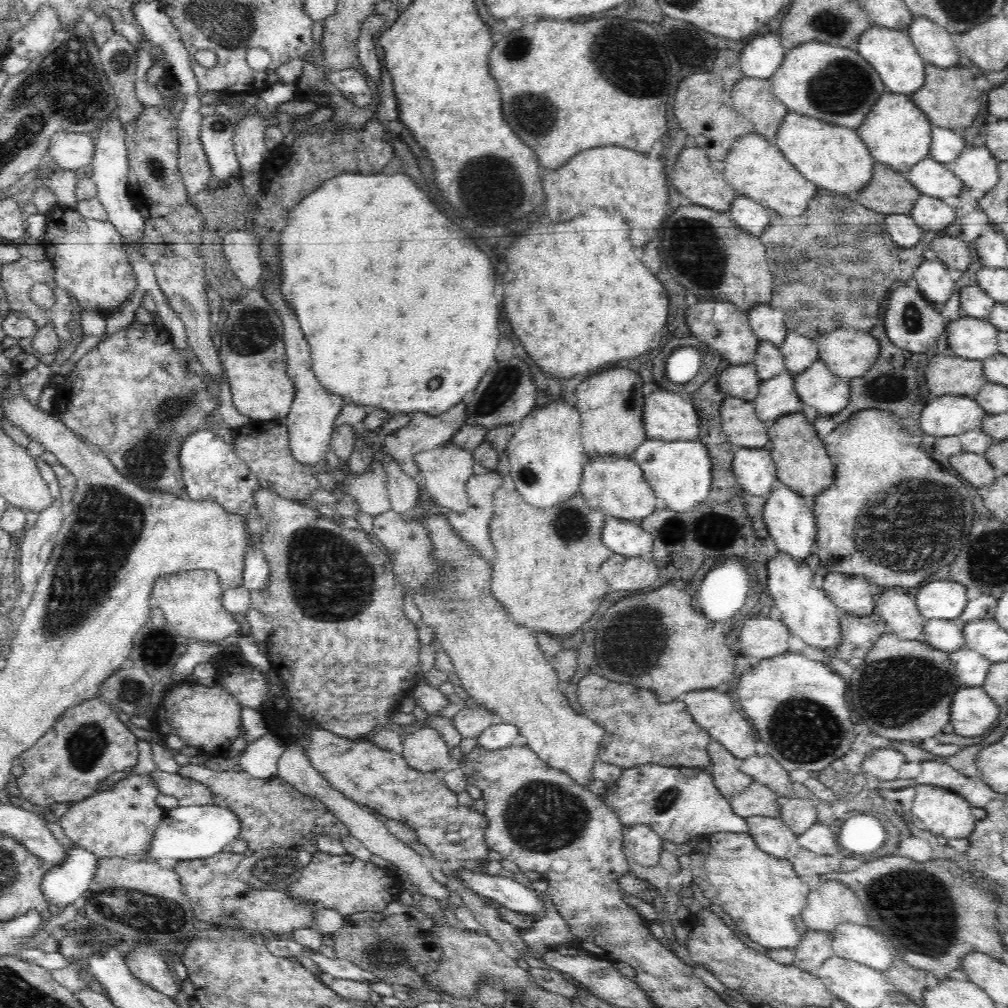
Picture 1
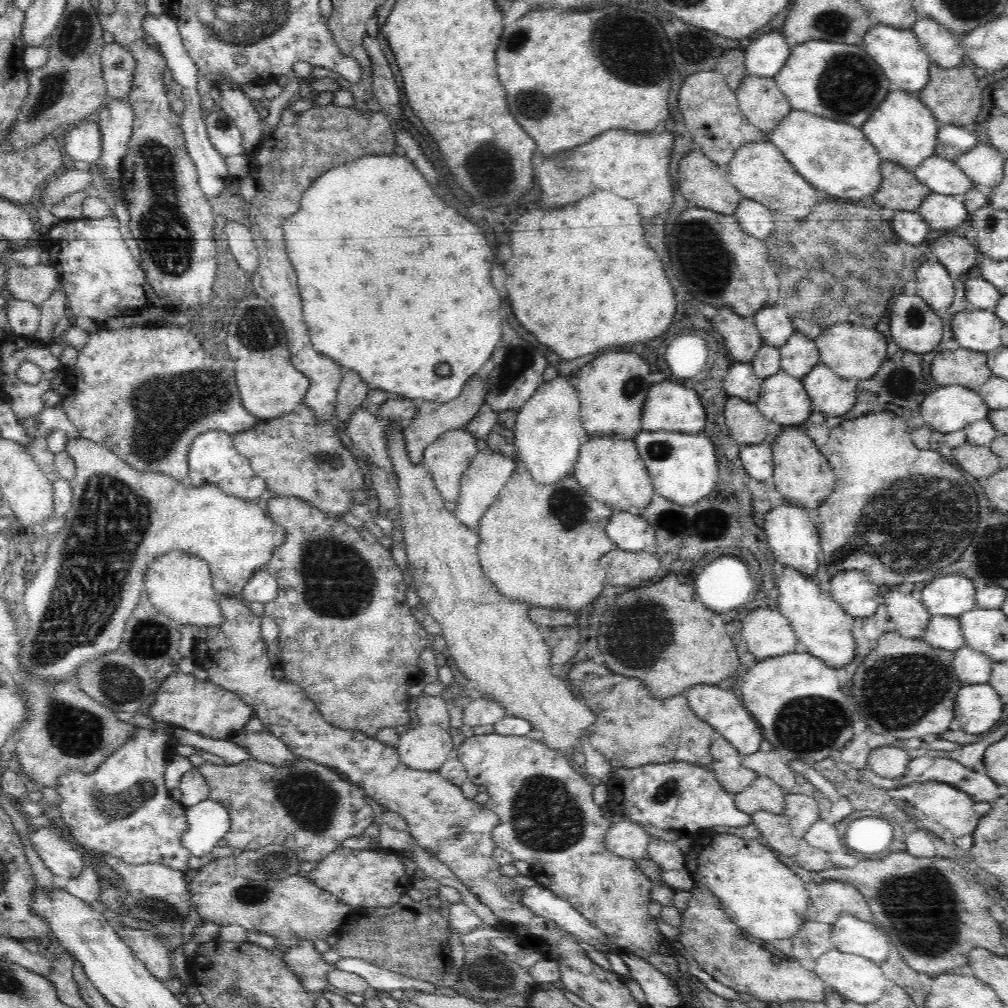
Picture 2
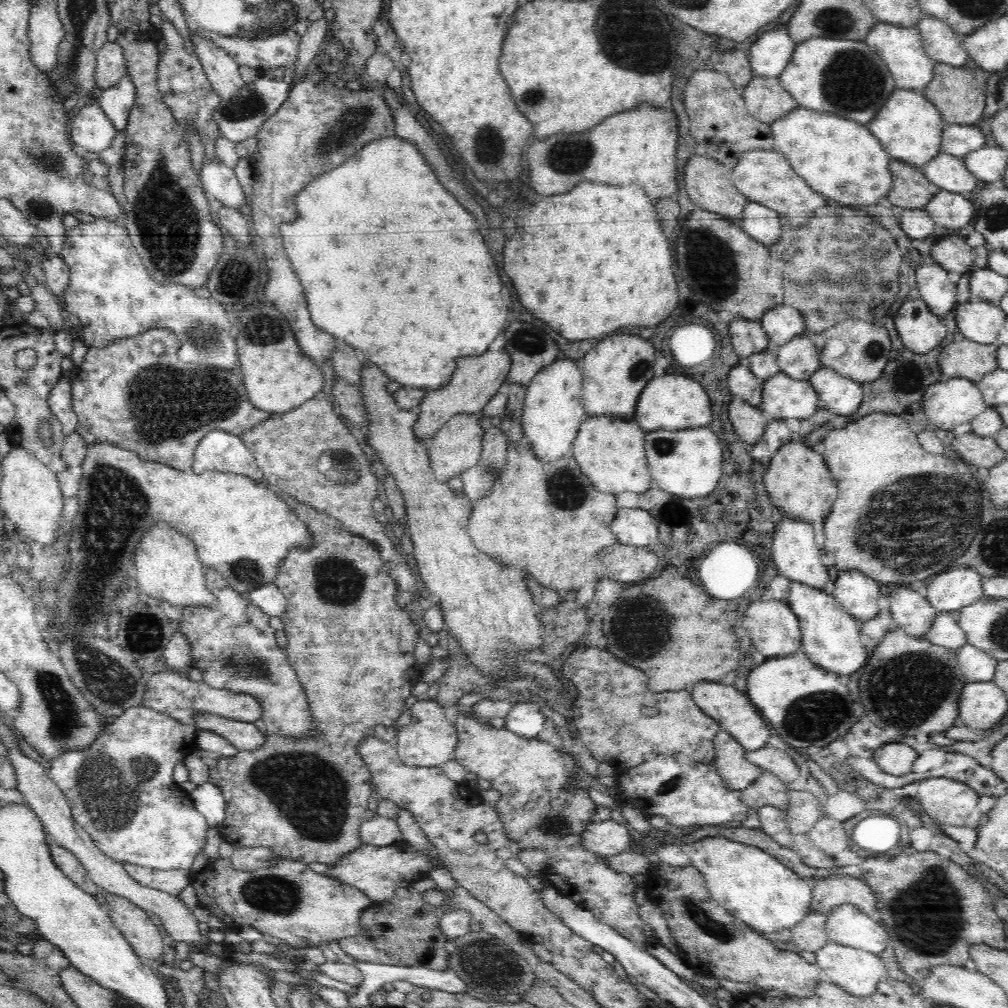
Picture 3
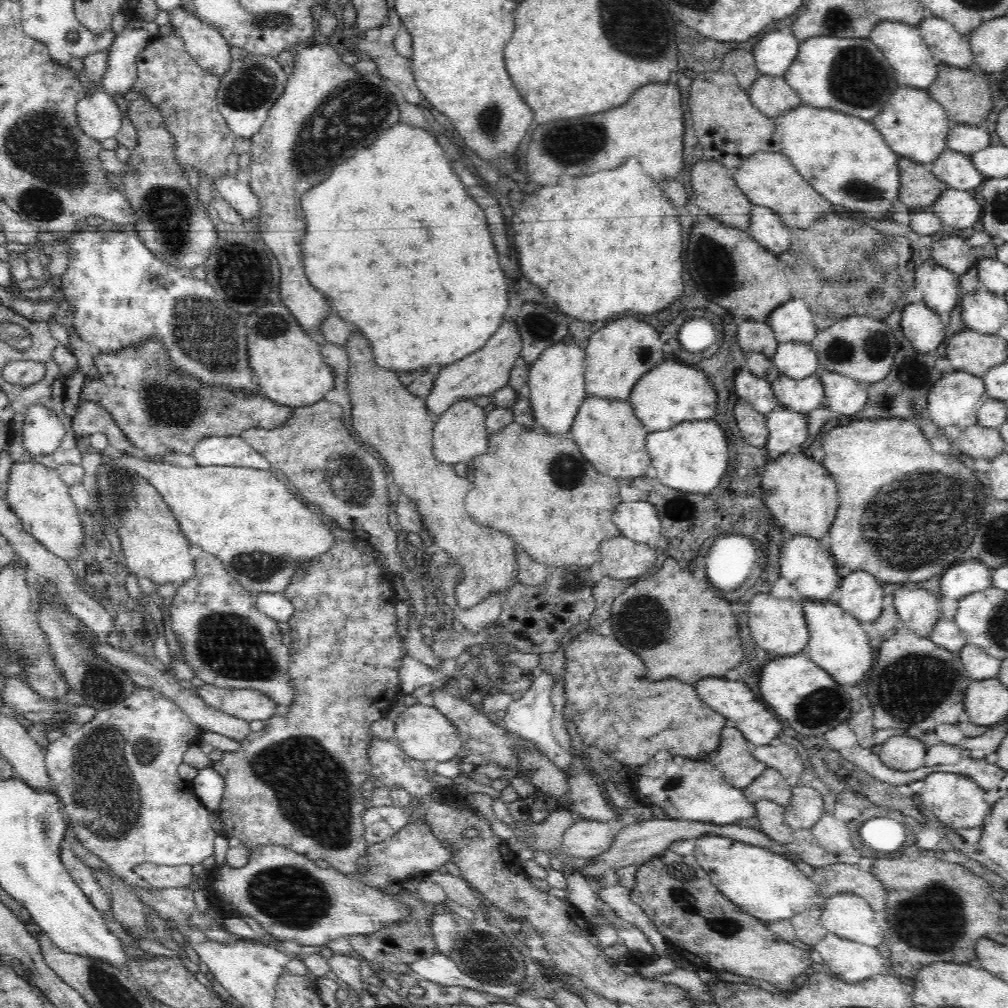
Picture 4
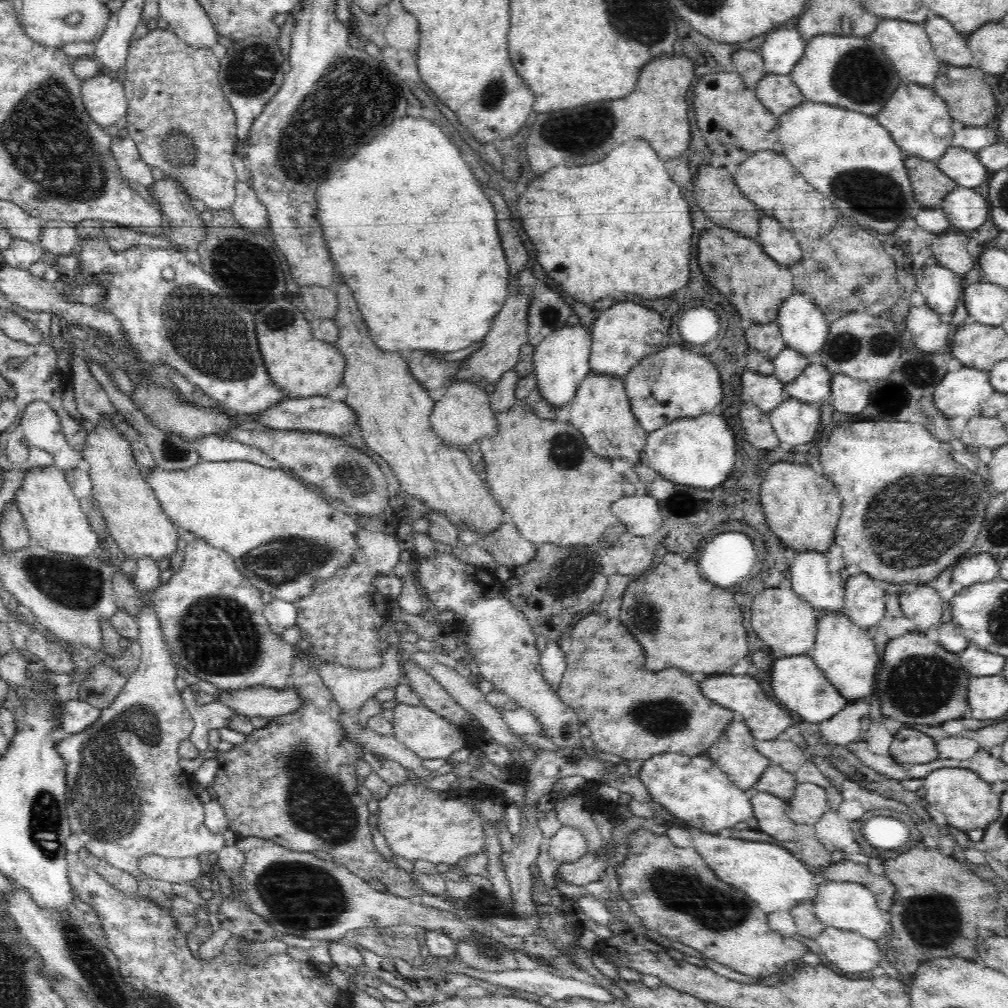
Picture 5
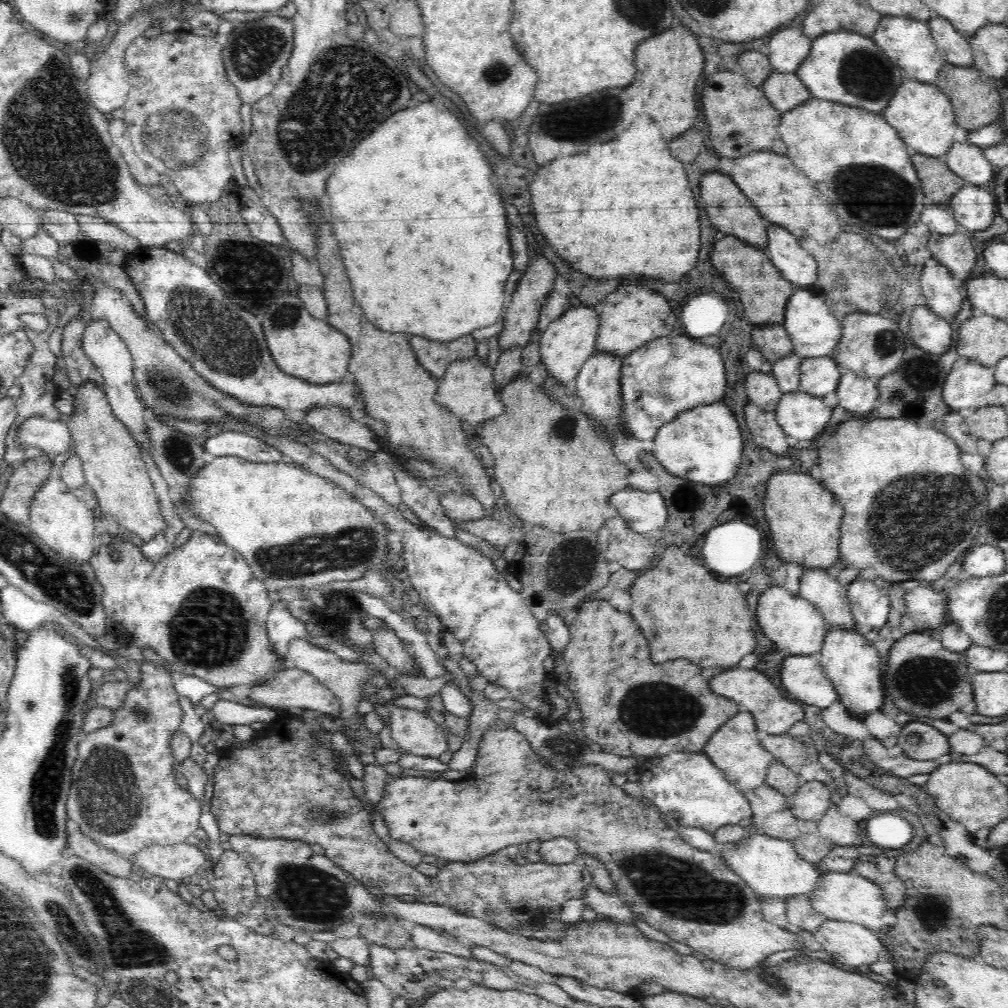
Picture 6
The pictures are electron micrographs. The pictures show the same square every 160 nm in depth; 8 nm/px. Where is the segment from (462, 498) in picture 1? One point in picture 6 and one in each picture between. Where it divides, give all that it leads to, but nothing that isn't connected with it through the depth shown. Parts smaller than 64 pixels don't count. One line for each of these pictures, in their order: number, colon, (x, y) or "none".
2: (446, 459)
3: (457, 446)
4: (459, 434)
5: (463, 415)
6: (468, 391)

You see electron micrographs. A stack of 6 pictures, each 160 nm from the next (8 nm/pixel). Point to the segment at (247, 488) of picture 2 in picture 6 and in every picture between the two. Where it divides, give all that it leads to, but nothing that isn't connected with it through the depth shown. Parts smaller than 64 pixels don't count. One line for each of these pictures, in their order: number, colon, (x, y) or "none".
3: (220, 451)
4: (232, 450)
5: (213, 448)
6: (228, 442)

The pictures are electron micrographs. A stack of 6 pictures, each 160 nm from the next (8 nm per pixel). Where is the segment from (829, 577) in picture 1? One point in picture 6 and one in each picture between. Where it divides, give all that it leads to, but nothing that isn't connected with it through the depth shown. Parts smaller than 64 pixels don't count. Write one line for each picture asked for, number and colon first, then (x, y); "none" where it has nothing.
2: (859, 597)
3: (857, 593)
4: (862, 595)
5: (865, 602)
6: (870, 606)

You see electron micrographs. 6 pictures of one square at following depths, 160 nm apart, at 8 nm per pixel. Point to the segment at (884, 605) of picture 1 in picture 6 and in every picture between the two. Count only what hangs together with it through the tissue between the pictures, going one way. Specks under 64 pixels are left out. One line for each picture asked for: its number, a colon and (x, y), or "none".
2: (910, 617)
3: (911, 610)
4: (918, 609)
5: (923, 606)
6: (926, 607)

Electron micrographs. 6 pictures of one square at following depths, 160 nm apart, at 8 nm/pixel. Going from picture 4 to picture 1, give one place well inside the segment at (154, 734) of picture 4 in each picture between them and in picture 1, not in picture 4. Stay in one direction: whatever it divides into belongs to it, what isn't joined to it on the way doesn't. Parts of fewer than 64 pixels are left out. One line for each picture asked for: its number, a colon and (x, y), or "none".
1: (120, 822)
2: (123, 809)
3: (120, 789)

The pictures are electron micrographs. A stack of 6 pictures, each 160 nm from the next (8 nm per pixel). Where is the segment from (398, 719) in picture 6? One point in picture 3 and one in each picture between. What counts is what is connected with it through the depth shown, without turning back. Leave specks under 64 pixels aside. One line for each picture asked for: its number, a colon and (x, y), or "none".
3: (432, 741)
4: (424, 733)
5: (429, 735)

